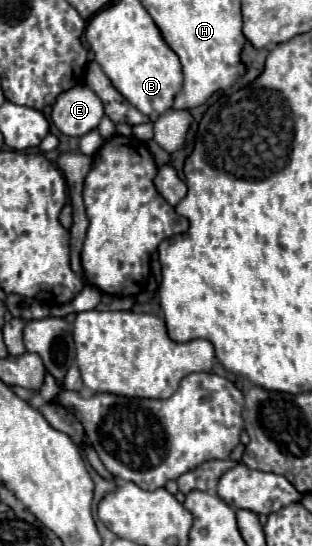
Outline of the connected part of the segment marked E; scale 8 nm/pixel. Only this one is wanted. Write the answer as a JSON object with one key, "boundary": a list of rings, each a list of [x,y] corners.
{"boundary":[[[76,85],[60,97],[52,107],[52,123],[64,133],[72,137],[82,137],[84,133],[98,127],[104,115],[102,101],[88,85]]]}

